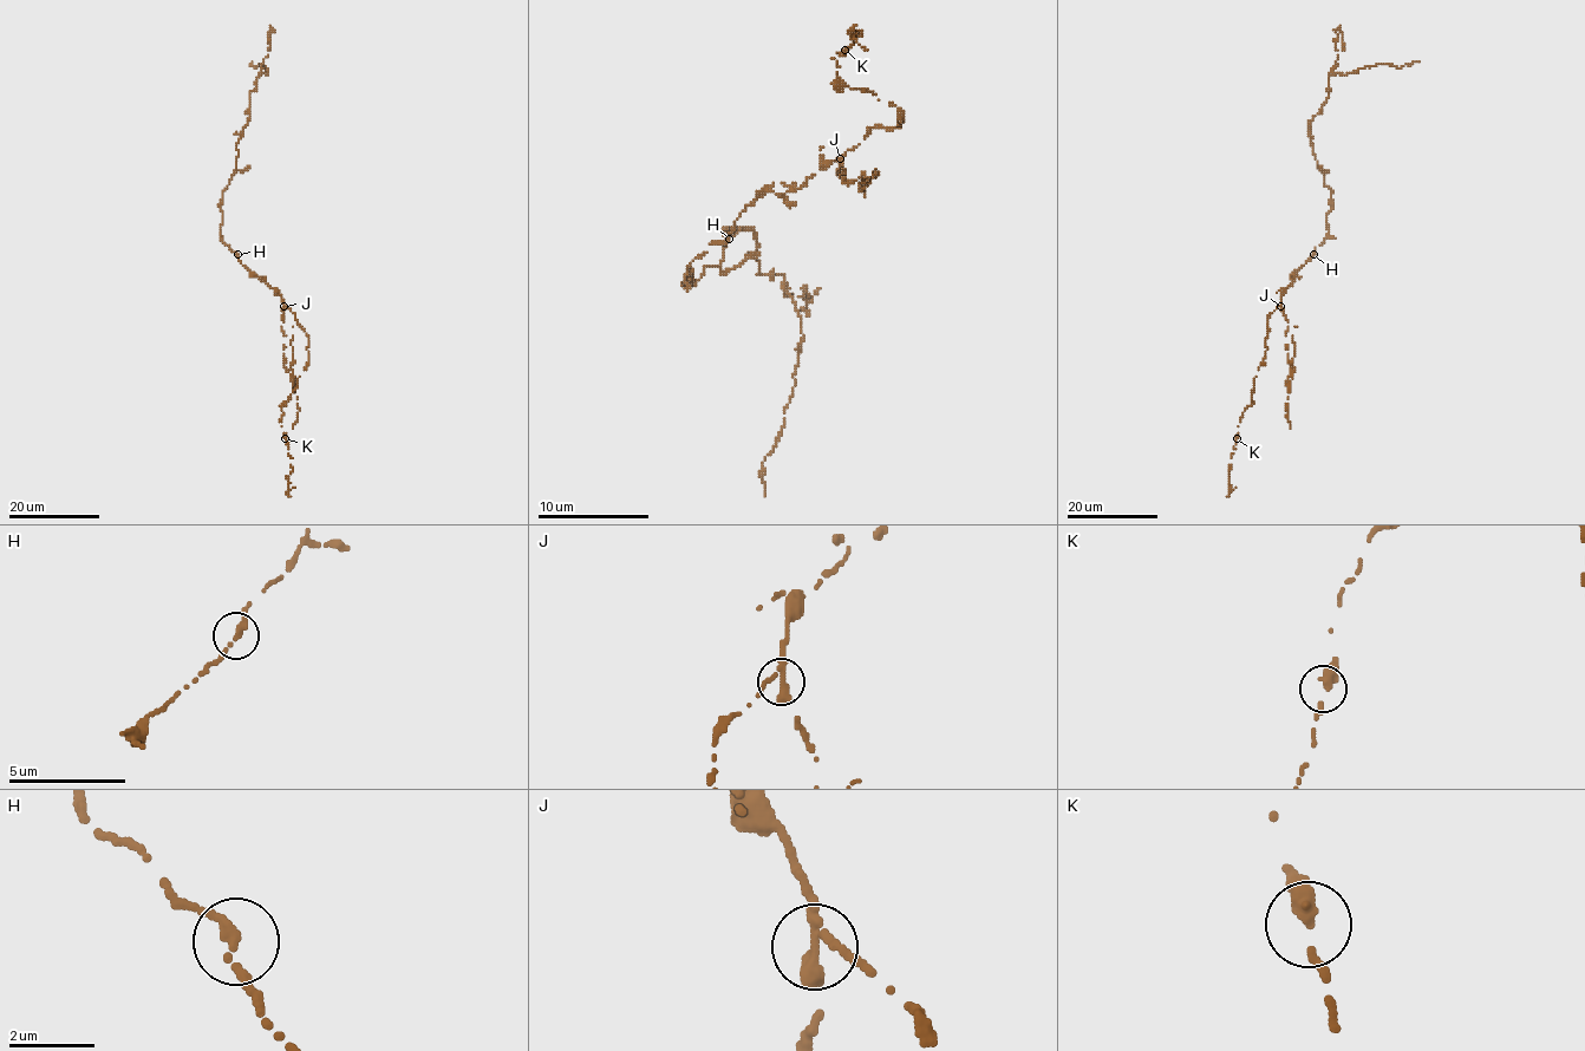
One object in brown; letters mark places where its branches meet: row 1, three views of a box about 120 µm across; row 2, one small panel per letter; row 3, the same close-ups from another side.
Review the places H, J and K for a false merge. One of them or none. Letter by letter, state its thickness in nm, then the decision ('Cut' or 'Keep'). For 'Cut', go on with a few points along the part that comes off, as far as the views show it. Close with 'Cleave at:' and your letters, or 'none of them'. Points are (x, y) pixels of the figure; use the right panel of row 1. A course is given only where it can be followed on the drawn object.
H: Thickness 240 nm. Keep
J: Thickness 320 nm. Cut
K: Thickness 320 nm. Keep
Cleave at: J

